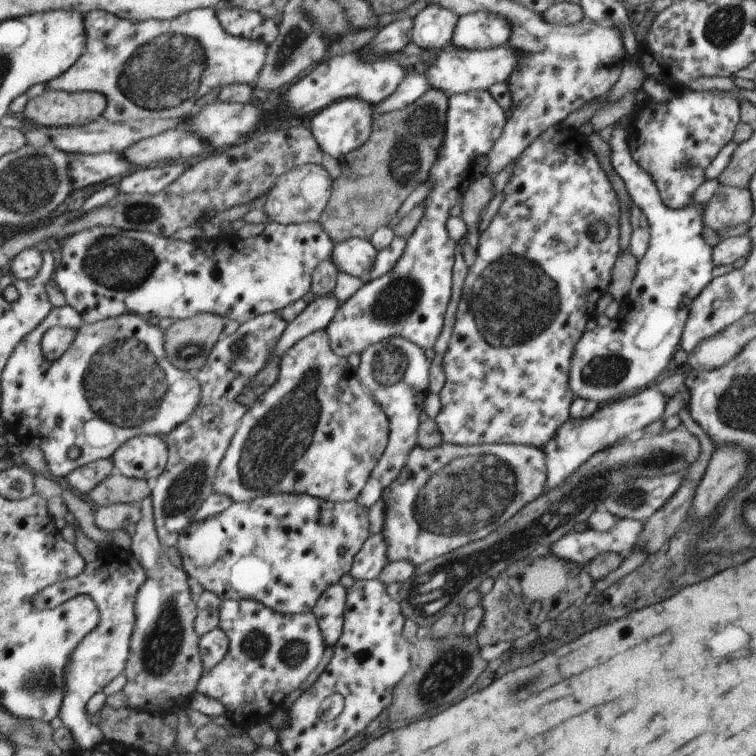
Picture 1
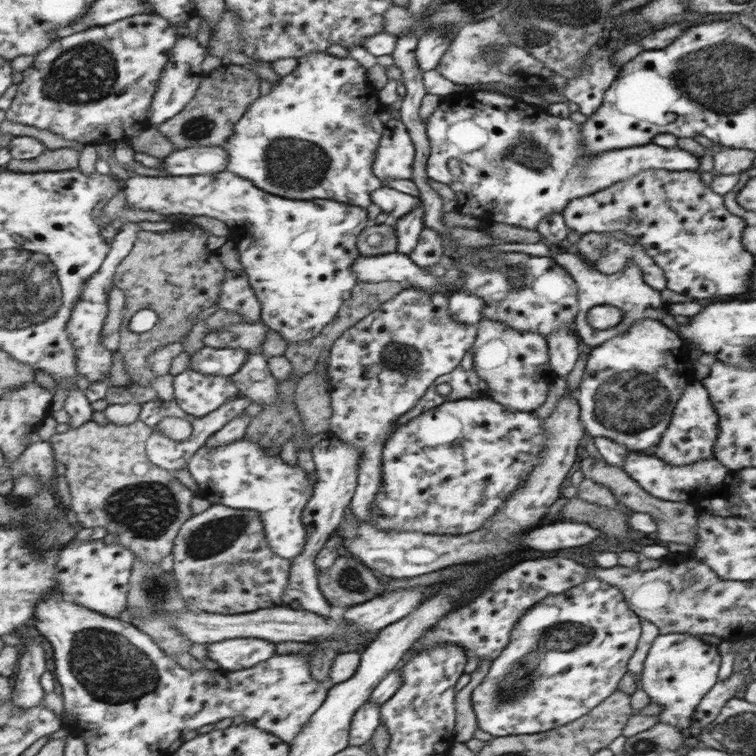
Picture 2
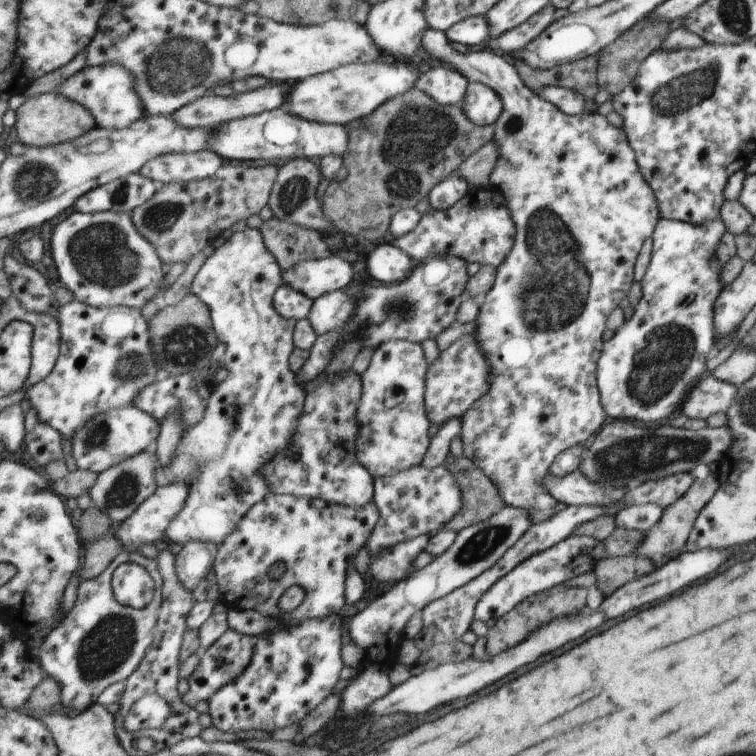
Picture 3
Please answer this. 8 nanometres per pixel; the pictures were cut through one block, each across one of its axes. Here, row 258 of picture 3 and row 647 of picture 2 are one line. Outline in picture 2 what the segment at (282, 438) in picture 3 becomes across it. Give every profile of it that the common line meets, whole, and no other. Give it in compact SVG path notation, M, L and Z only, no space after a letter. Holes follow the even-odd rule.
M239 638L209 644L210 658L231 671L251 669L277 656L277 644L261 638Z

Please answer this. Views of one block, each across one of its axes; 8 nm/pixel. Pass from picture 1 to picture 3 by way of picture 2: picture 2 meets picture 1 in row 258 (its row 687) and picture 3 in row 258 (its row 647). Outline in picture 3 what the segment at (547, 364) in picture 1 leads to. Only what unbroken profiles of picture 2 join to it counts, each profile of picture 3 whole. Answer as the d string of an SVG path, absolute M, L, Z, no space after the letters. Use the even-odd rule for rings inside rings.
M427 28L425 42L422 44L434 58L441 60L443 64L451 64L470 82L473 81L488 85L502 96L504 112L494 124L494 141L499 146L499 160L490 174L490 184L496 186L502 195L506 196L509 208L514 208L514 216L518 216L518 248L514 248L514 256L510 260L504 260L497 269L497 276L492 289L480 301L480 308L476 320L478 330L477 339L482 350L487 354L493 366L493 386L488 395L485 395L475 406L463 415L461 420L461 432L459 437L464 444L464 457L469 458L474 465L496 486L500 497L507 505L516 508L524 508L530 512L530 520L535 524L542 524L556 516L556 506L560 506L558 500L548 492L544 478L548 476L549 468L562 451L568 450L578 444L583 444L604 424L606 412L601 403L601 393L598 390L597 373L598 360L602 354L602 334L606 328L606 320L612 311L624 298L628 298L628 290L634 280L634 264L637 264L638 256L647 239L650 239L658 228L660 214L660 202L651 186L646 182L637 164L636 152L630 146L630 141L624 128L618 128L610 116L602 116L602 112L583 112L578 115L566 115L556 105L546 101L532 89L528 88L521 80L520 74L513 66L511 60L500 53L485 47L477 52L460 54L451 47L446 34Z

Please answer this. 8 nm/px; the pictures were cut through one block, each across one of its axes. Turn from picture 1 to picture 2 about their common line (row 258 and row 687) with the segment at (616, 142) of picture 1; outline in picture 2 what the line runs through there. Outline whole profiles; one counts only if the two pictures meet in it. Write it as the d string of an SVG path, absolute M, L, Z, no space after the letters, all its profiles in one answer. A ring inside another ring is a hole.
M686 633L659 634L655 638L654 642L652 642L652 646L649 648L648 654L646 655L644 661L641 674L641 690L651 698L652 704L660 704L660 706L662 706L662 711L657 715L659 722L671 724L672 726L680 726L683 730L687 731L687 729L694 724L694 716L696 716L696 712L698 712L698 706L700 706L702 700L704 700L704 696L708 694L708 692L712 690L712 688L716 686L717 682L720 680L720 668L721 651L717 646L707 644L706 642L703 642L700 637L692 636Z

